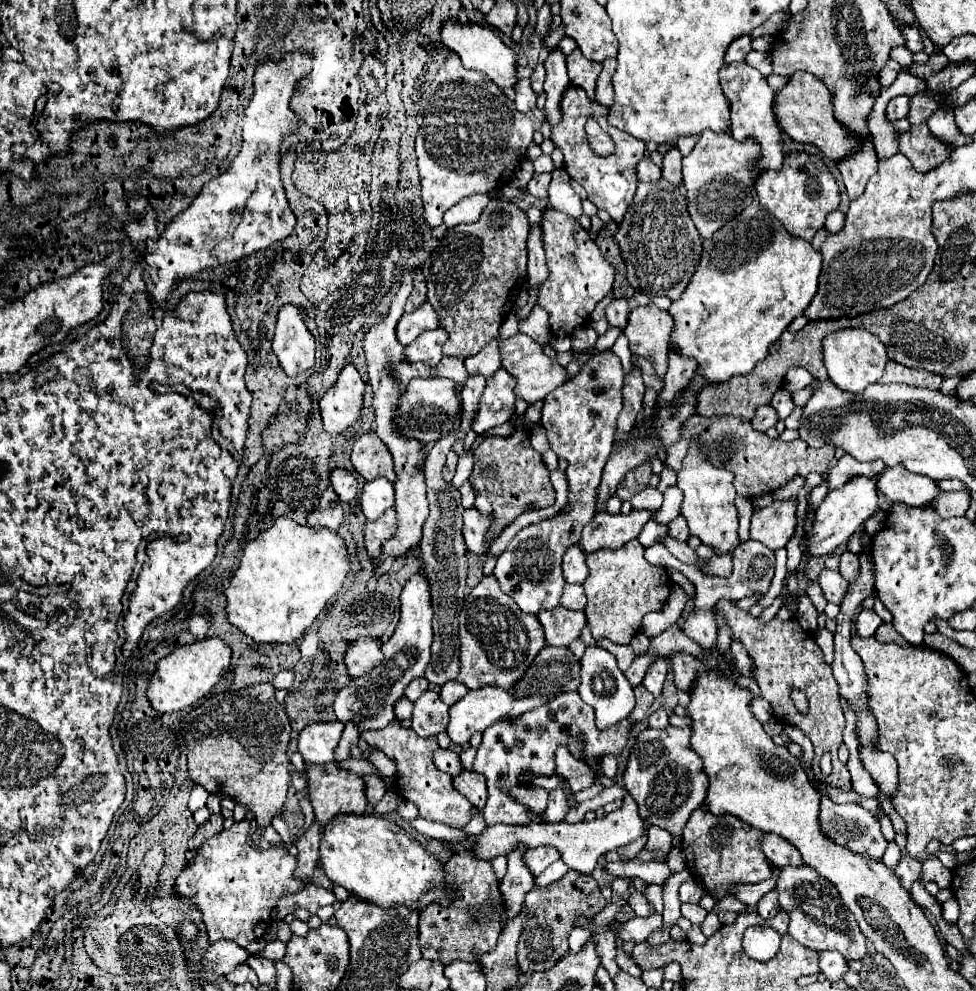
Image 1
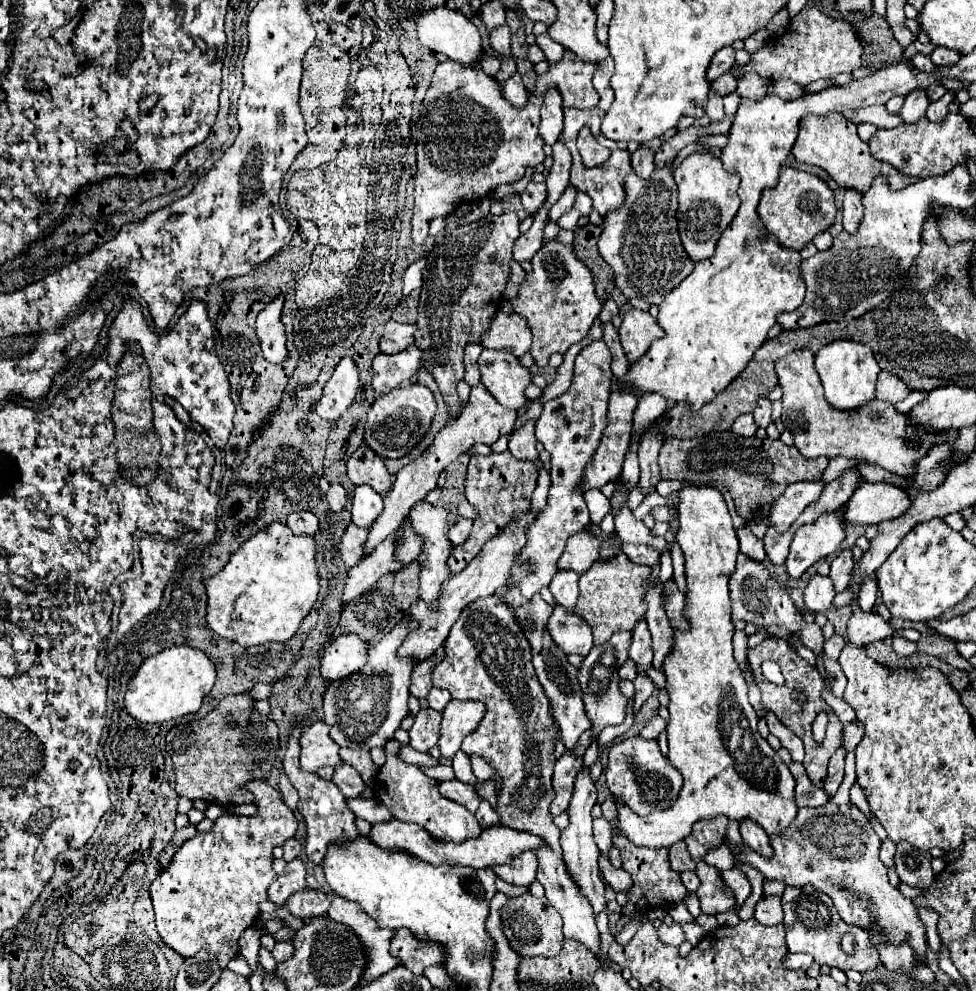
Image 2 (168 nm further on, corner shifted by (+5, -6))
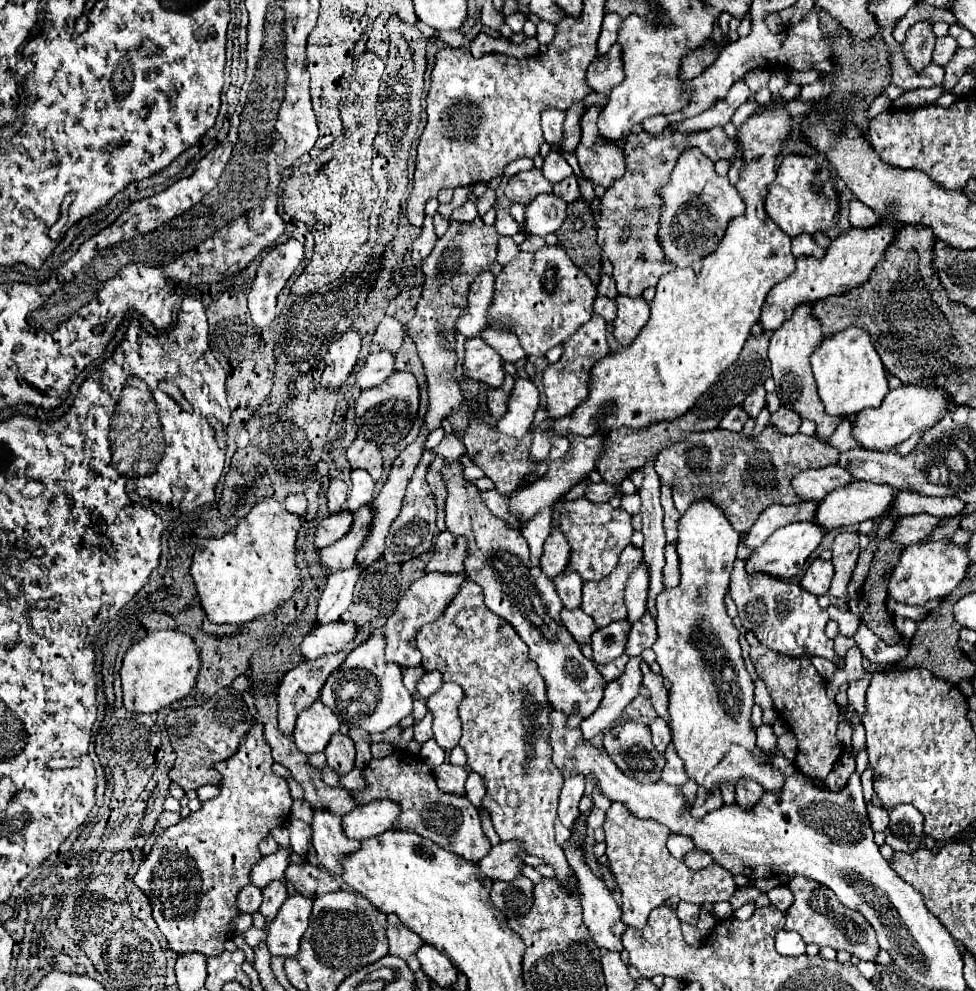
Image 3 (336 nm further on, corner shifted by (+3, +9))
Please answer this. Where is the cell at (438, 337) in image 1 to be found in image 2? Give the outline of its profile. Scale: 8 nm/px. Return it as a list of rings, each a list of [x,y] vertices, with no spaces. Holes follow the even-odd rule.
[[[411,345],[395,355],[377,355],[373,359],[373,391],[383,395],[395,387],[407,383],[421,369],[421,351]]]

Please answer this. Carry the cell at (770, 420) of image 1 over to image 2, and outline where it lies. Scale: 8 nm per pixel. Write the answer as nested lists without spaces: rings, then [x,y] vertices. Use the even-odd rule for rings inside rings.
[[[747,413],[747,415],[737,417],[737,419],[735,419],[735,423],[733,423],[733,427],[731,427],[731,431],[733,431],[735,435],[753,437],[753,435],[755,435],[755,431],[757,431],[757,425],[755,425],[755,421],[753,421],[753,415],[751,415],[751,413]]]

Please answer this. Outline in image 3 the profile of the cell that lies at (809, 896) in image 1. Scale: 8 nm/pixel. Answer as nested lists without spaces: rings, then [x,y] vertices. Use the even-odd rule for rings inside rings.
[[[795,876],[795,878],[791,878],[791,882],[787,886],[793,892],[795,900],[787,910],[785,930],[799,932],[807,944],[845,950],[867,962],[877,960],[879,948],[877,948],[875,932],[873,932],[873,928],[869,928],[869,922],[859,912],[845,908],[829,888],[825,888],[823,884],[817,884],[815,880],[805,880],[803,876]]]

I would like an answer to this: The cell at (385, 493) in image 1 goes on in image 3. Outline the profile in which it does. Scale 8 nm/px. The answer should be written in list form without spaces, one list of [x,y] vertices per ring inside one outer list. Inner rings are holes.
[[[353,470],[351,472],[351,490],[347,498],[347,508],[351,512],[357,512],[363,504],[369,504],[373,500],[375,482],[365,470]]]

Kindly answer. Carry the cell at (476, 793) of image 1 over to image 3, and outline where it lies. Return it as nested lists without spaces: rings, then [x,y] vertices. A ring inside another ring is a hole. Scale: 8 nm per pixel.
[[[443,762],[433,770],[437,778],[437,786],[443,792],[451,792],[457,796],[465,796],[465,780],[467,780],[467,770],[463,766],[453,766],[449,762]]]

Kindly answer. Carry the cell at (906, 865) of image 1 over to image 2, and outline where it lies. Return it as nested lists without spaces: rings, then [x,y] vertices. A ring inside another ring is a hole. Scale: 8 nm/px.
[[[891,839],[881,841],[881,851],[879,851],[879,859],[887,865],[893,867],[893,855],[895,855],[895,843]]]

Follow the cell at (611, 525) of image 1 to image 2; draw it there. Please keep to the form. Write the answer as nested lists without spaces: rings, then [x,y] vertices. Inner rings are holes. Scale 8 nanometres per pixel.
[[[587,533],[573,535],[571,539],[567,539],[567,547],[559,557],[559,569],[575,571],[577,575],[581,575],[583,571],[589,571],[589,567],[599,559],[599,553],[597,553],[599,547],[601,547],[601,541]]]

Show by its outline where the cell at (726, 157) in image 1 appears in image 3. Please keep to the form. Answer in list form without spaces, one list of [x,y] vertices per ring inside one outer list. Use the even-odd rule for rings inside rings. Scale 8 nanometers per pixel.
[[[699,148],[685,150],[671,174],[671,182],[661,190],[663,212],[659,224],[661,246],[665,248],[665,260],[681,268],[691,266],[699,272],[701,256],[715,252],[717,242],[723,238],[725,228],[733,216],[745,212],[745,202],[737,188],[731,186],[727,176],[715,172],[715,164],[699,152]]]

